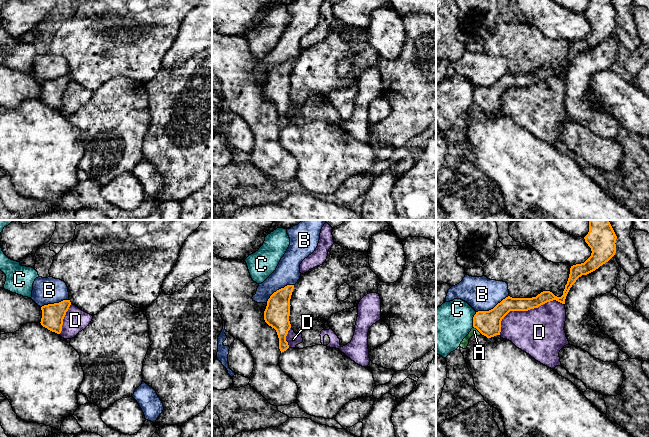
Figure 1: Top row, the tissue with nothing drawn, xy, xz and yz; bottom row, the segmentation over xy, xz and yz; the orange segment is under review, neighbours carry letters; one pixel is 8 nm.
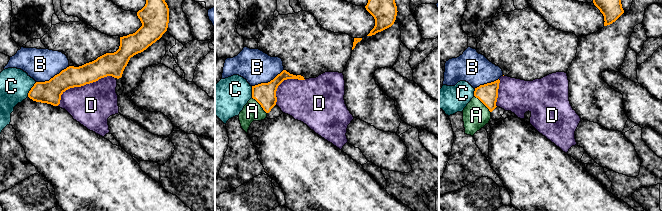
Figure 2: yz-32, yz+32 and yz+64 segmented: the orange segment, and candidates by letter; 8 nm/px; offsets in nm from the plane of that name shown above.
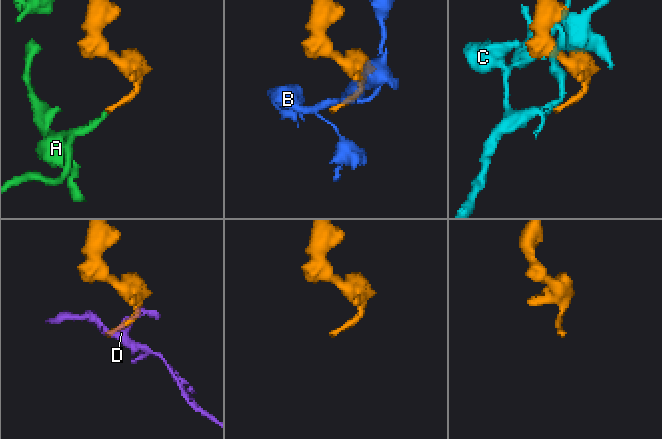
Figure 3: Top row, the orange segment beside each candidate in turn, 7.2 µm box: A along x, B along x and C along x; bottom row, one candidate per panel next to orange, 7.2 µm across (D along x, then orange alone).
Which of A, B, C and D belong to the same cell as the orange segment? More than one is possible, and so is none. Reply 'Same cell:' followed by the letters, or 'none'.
Same cell: A

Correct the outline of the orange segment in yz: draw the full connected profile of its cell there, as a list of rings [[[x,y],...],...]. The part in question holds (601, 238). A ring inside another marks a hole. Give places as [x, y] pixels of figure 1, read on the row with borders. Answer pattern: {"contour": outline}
{"contour": [[[589,220],[589,232],[584,239],[591,248],[591,256],[584,263],[571,266],[569,278],[561,297],[555,296],[550,291],[543,291],[532,298],[508,296],[493,309],[476,312],[473,317],[473,328],[463,339],[460,347],[466,349],[469,339],[473,335],[480,336],[482,334],[487,338],[500,335],[501,321],[510,311],[528,311],[553,300],[565,304],[566,296],[576,280],[582,275],[587,275],[598,269],[616,253],[617,236],[609,220]]]}

